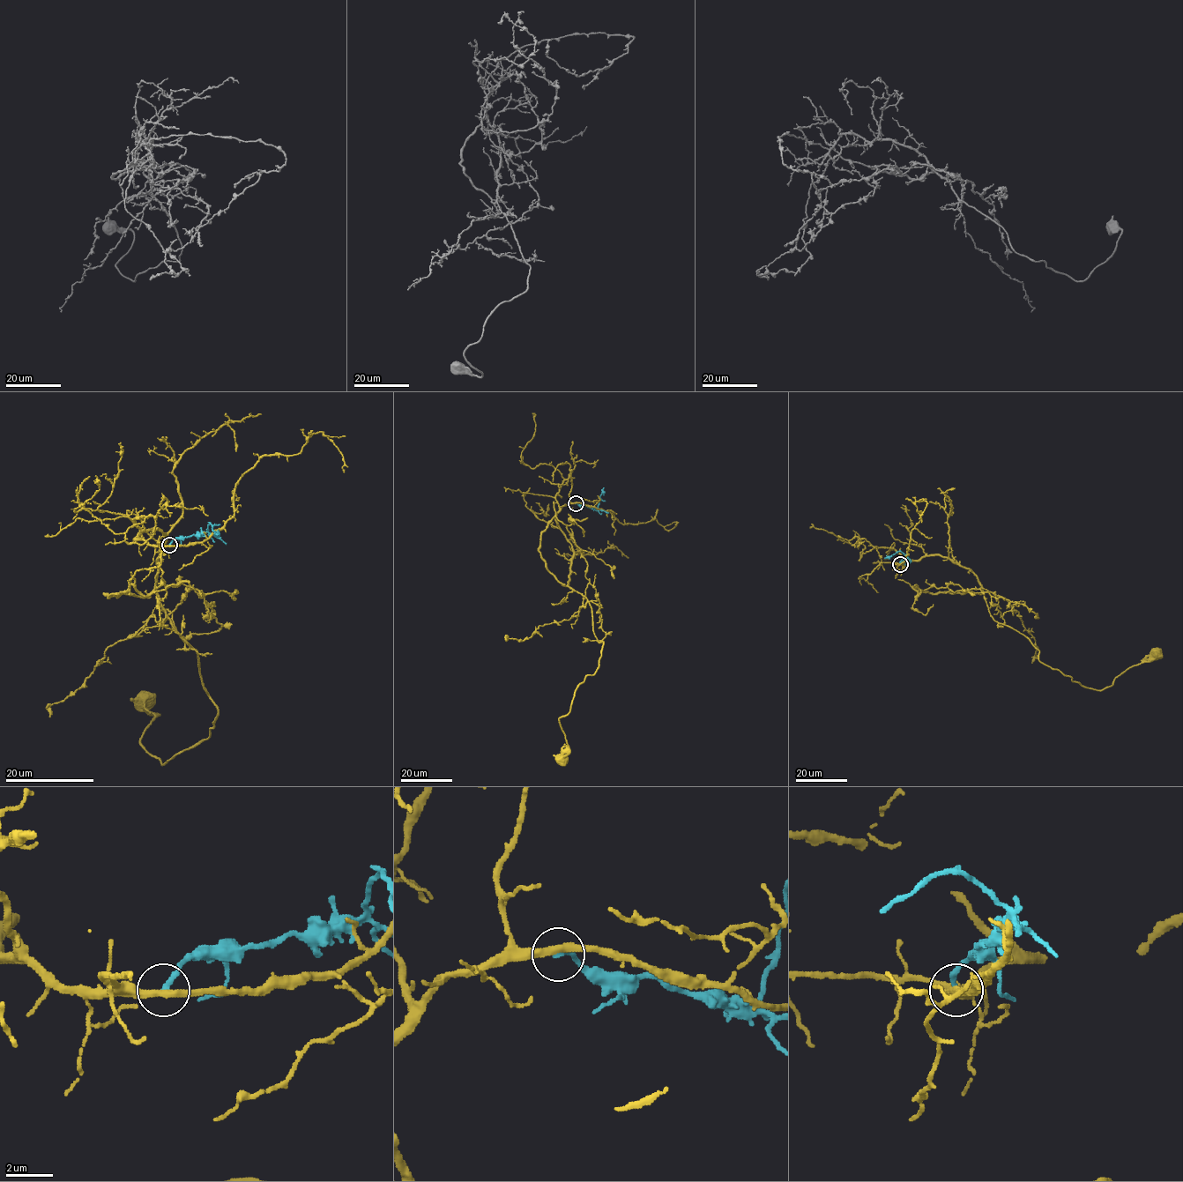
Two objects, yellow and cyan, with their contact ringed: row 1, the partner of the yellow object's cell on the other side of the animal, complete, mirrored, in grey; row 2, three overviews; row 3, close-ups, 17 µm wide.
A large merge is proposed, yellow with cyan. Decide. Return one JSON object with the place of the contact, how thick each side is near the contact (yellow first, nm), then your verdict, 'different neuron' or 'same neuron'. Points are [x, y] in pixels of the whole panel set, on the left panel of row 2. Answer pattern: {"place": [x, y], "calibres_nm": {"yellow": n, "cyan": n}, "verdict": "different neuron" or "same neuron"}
{"place": [169, 545], "calibres_nm": {"yellow": 320, "cyan": 240}, "verdict": "different neuron"}

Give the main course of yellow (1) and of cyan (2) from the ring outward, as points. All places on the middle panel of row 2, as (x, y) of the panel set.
1: (575, 503), (555, 517), (573, 553), (568, 586), (586, 598), (604, 642), (597, 671), (559, 718), (561, 759)
2: (576, 503), (597, 509), (604, 487)

